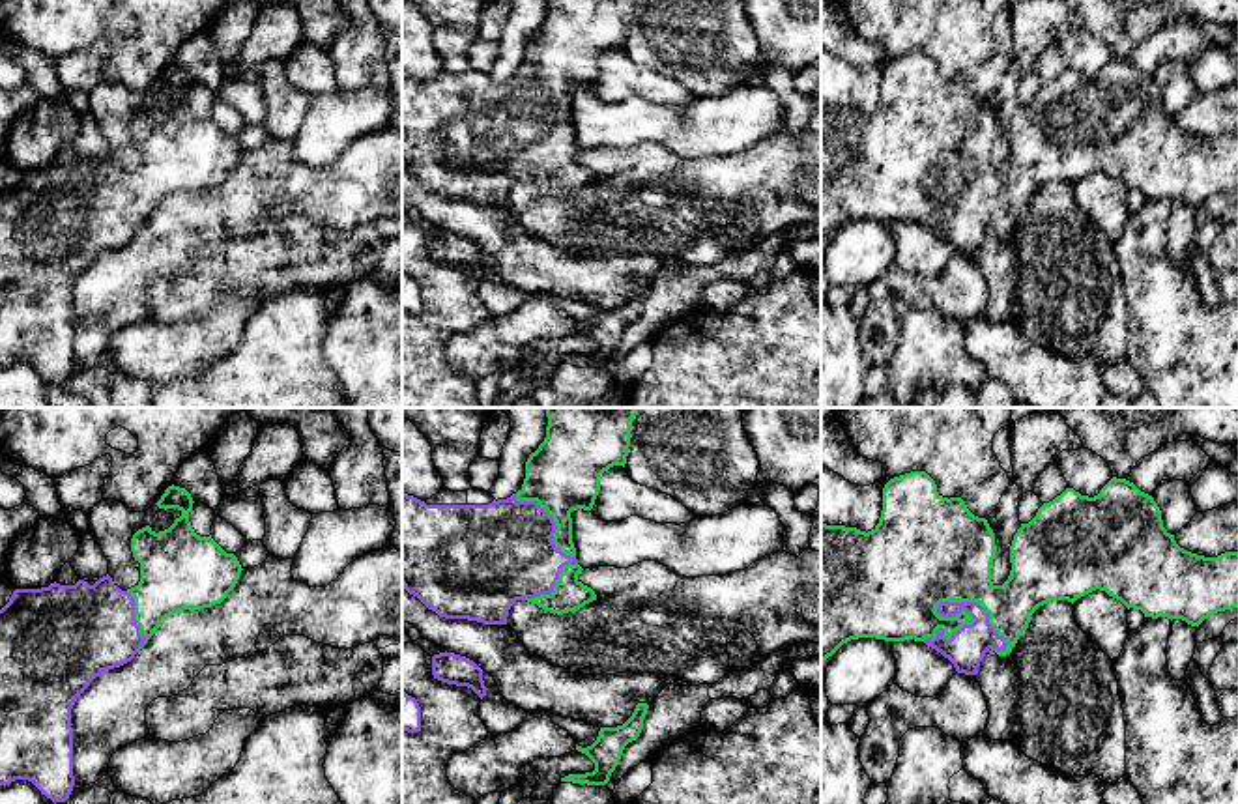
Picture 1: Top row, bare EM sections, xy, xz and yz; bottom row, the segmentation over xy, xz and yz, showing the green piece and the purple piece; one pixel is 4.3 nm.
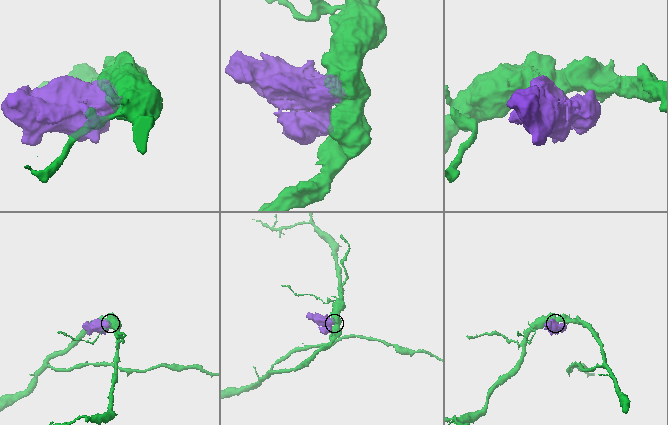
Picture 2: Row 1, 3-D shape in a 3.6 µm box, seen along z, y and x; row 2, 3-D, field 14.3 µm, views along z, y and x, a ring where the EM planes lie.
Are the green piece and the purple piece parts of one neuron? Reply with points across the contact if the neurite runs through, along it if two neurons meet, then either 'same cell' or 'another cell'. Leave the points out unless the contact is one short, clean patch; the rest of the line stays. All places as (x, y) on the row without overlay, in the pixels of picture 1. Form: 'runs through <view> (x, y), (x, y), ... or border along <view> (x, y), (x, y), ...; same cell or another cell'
same cell

